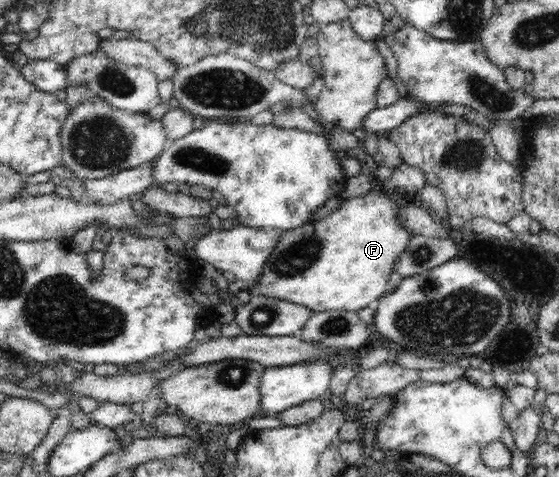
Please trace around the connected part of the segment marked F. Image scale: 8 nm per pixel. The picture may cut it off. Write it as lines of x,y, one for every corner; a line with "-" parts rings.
374,185
370,193
362,197
342,199
340,207
330,215
282,232
266,265
262,267
262,277
251,292
274,300
290,301
315,313
337,310
358,312
375,306
378,299
386,295
386,284
395,272
394,262
402,257
412,235
397,219
402,203
399,197
385,194
380,186

